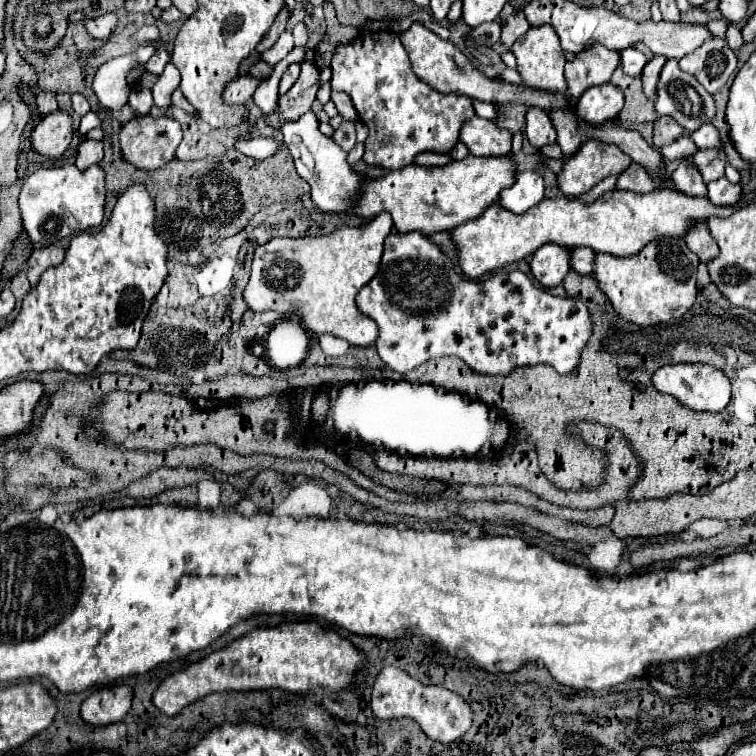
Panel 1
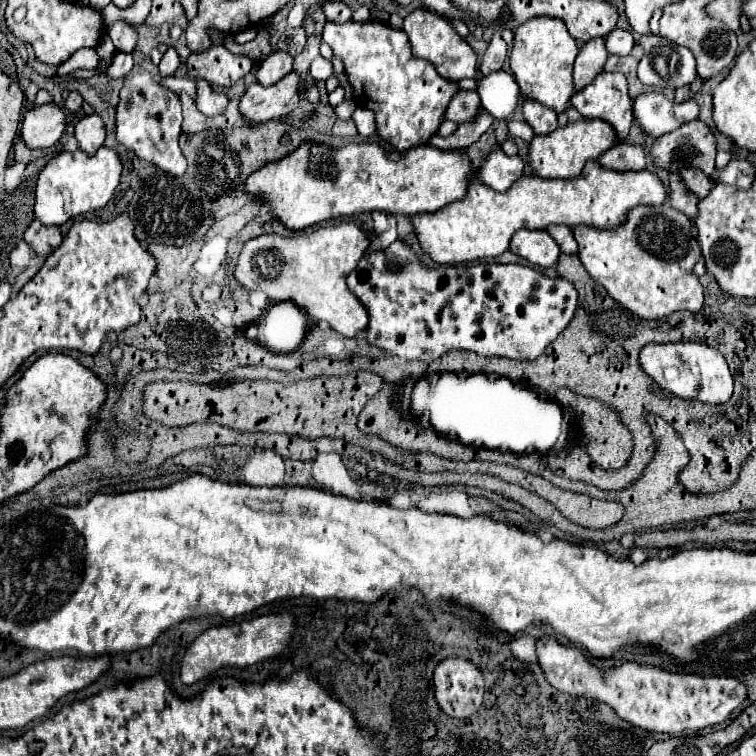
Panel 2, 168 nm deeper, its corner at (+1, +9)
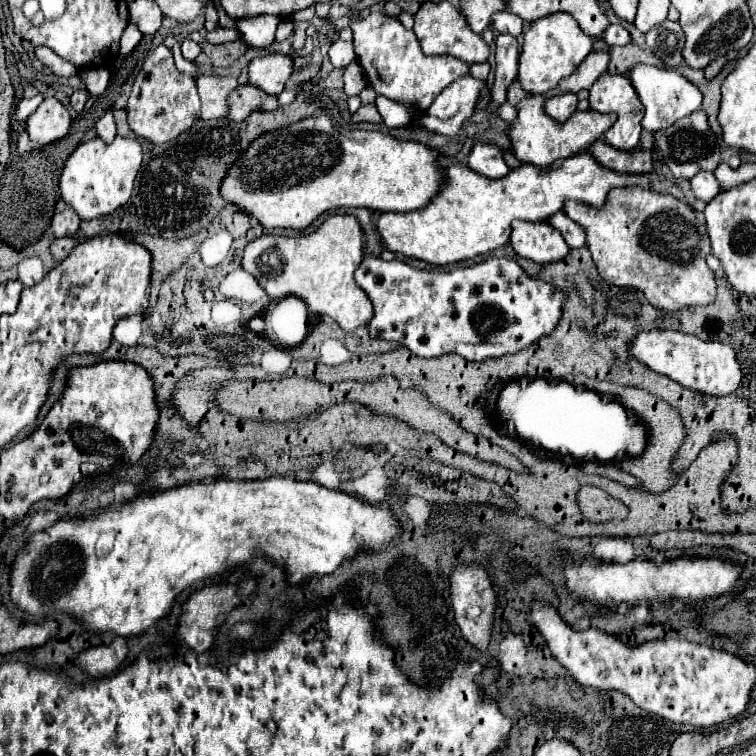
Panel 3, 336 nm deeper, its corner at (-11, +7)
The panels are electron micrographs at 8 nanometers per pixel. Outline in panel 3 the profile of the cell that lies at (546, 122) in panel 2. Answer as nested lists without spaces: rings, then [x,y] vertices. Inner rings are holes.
[[[556,94],[556,96],[548,98],[546,114],[558,122],[564,122],[572,116],[572,112],[576,112],[576,104],[578,104],[576,94]]]

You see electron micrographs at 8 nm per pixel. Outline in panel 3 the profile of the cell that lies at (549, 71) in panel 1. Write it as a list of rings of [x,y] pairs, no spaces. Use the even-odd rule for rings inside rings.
[[[556,12],[538,18],[524,34],[522,54],[518,60],[518,82],[530,94],[548,94],[564,76],[574,72],[574,68],[588,56],[590,50],[592,38],[582,32],[578,22],[570,14]]]

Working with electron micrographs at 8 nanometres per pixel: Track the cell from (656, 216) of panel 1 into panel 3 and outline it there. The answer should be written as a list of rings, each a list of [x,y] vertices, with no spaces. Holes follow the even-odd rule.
[[[590,152],[576,154],[576,158],[564,158],[564,162],[548,166],[548,170],[522,164],[498,180],[484,178],[462,162],[444,168],[442,176],[440,194],[436,194],[426,206],[406,214],[382,212],[378,216],[376,232],[386,250],[418,258],[434,266],[446,266],[504,246],[510,238],[510,224],[516,218],[542,222],[562,210],[566,200],[578,200],[594,208],[602,208],[612,186],[650,186],[650,182],[642,176],[606,170],[592,158]]]

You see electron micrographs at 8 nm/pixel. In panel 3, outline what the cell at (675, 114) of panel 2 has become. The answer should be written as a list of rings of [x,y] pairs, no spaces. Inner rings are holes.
[[[634,64],[626,76],[630,78],[632,86],[636,88],[642,104],[644,104],[644,120],[642,126],[644,130],[664,130],[672,126],[676,120],[692,114],[694,110],[700,108],[702,104],[702,92],[698,90],[696,84],[688,82],[678,70],[668,70],[668,68],[658,68],[652,64]]]

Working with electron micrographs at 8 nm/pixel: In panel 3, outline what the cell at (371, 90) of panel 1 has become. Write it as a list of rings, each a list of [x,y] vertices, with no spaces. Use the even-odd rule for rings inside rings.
[[[370,14],[360,20],[350,22],[354,32],[354,48],[356,56],[366,70],[368,82],[374,86],[378,94],[384,94],[392,100],[418,104],[420,112],[428,108],[436,94],[452,84],[456,78],[464,76],[470,70],[470,64],[460,62],[458,58],[444,56],[426,56],[420,48],[420,42],[414,30],[404,28],[396,18],[384,14]]]

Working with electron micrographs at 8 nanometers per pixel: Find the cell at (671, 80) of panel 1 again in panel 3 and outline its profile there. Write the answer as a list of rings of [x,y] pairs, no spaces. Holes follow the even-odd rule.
[[[664,20],[654,26],[650,32],[646,32],[646,44],[662,60],[664,68],[678,68],[684,62],[684,32],[678,22]]]

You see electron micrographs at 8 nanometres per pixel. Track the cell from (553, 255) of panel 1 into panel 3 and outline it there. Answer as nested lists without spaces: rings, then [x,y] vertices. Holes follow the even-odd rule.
[[[512,222],[510,244],[516,250],[516,254],[538,264],[556,262],[564,258],[570,250],[562,234],[548,222]]]

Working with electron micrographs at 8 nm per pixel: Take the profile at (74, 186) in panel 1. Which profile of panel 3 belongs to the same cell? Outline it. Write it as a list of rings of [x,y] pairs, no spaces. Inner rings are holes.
[[[116,136],[114,142],[106,144],[100,138],[92,138],[80,144],[68,158],[64,172],[60,176],[62,198],[72,206],[82,220],[112,214],[116,208],[124,206],[132,194],[134,178],[142,164],[142,148],[138,140]]]

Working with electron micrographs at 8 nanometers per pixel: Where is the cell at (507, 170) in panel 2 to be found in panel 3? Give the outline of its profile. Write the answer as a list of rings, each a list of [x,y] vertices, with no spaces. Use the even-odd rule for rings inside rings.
[[[476,142],[472,146],[466,164],[486,178],[504,178],[510,172],[504,162],[504,152],[498,146],[484,142]]]

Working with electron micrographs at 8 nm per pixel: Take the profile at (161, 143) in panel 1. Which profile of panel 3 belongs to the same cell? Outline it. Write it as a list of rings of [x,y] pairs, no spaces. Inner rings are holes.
[[[160,44],[148,54],[146,62],[142,64],[142,70],[134,80],[126,112],[128,112],[128,124],[136,132],[136,136],[146,138],[152,144],[164,144],[174,140],[182,130],[190,128],[198,118],[200,98],[196,92],[196,80],[174,66],[172,50],[168,46]]]

